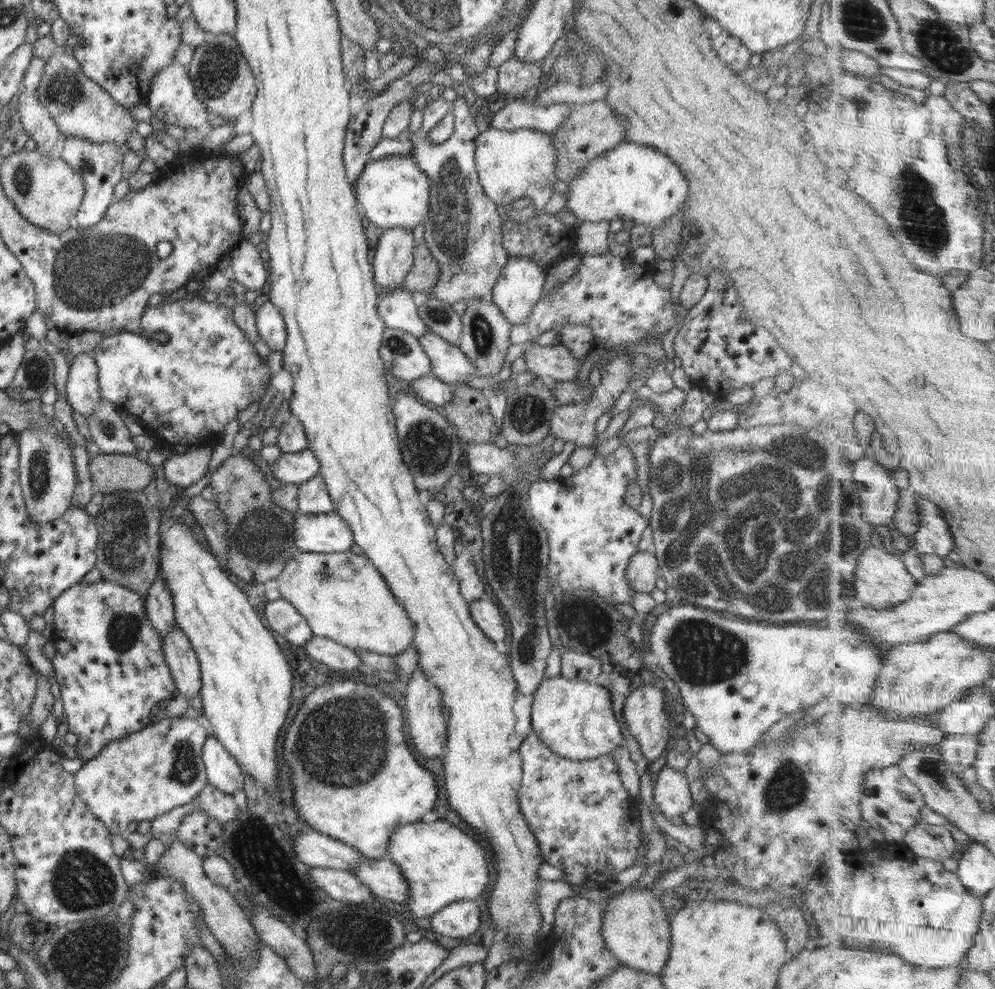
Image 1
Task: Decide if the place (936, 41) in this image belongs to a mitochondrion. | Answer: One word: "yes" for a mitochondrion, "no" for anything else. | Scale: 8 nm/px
yes

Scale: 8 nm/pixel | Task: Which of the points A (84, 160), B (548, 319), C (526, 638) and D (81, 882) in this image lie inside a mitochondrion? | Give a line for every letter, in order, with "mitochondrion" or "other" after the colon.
A: mitochondrion
B: other
C: mitochondrion
D: mitochondrion

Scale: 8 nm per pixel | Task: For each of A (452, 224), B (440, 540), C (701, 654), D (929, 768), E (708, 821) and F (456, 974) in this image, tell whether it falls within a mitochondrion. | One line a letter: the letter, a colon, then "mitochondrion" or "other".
A: mitochondrion
B: other
C: mitochondrion
D: mitochondrion
E: other
F: other

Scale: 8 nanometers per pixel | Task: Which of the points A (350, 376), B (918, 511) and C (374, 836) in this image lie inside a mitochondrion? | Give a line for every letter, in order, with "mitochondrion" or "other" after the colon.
A: other
B: other
C: other

